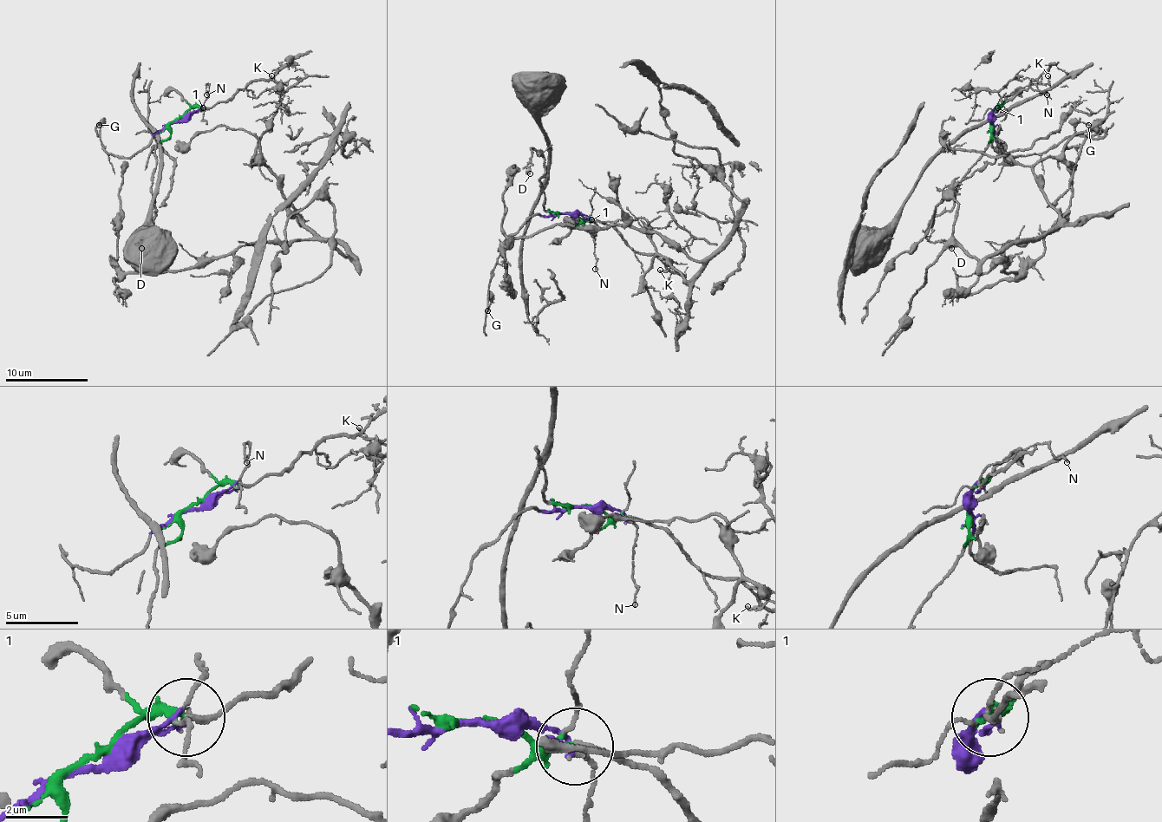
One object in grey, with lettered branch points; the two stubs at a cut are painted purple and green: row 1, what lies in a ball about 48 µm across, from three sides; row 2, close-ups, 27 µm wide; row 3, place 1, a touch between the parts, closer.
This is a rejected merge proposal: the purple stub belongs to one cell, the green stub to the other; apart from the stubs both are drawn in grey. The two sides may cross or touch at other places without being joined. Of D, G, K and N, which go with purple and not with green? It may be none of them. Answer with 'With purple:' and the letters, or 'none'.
With purple: G, N

